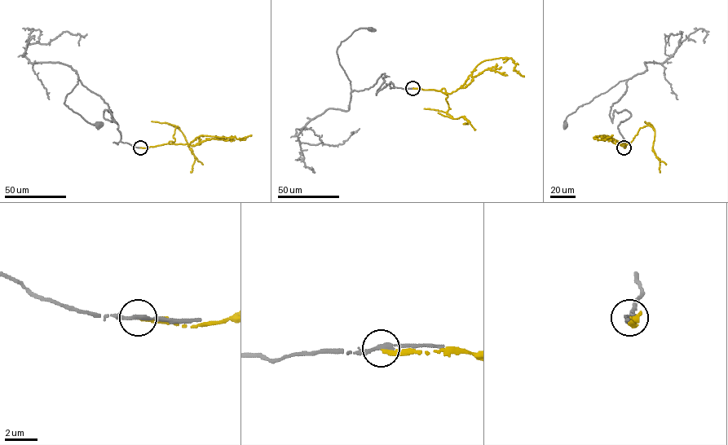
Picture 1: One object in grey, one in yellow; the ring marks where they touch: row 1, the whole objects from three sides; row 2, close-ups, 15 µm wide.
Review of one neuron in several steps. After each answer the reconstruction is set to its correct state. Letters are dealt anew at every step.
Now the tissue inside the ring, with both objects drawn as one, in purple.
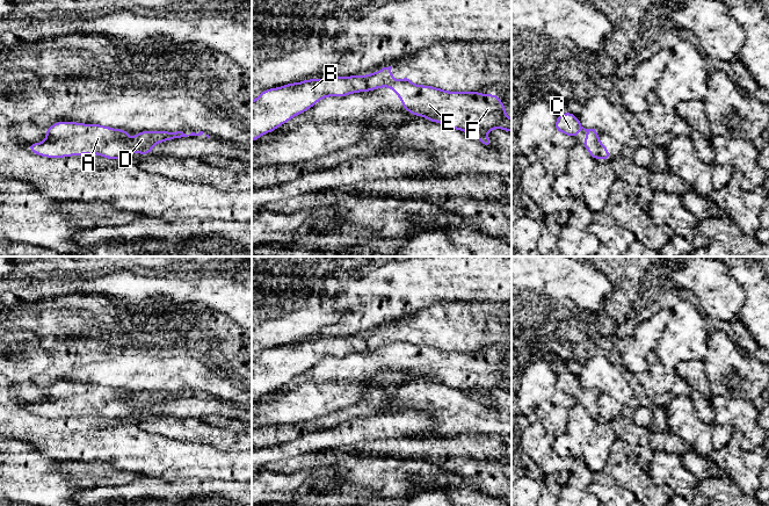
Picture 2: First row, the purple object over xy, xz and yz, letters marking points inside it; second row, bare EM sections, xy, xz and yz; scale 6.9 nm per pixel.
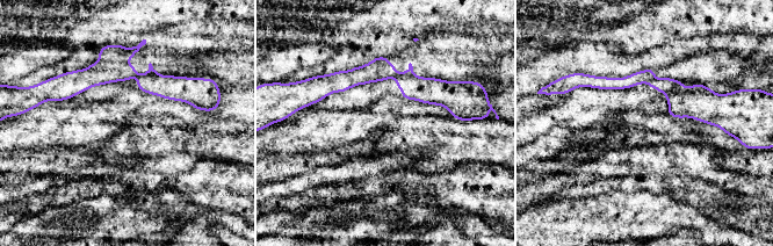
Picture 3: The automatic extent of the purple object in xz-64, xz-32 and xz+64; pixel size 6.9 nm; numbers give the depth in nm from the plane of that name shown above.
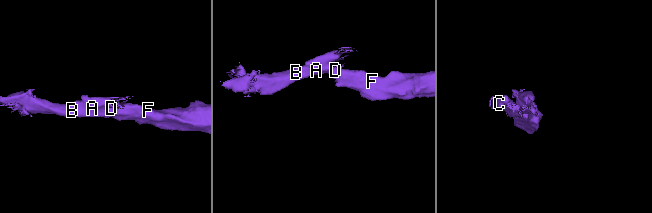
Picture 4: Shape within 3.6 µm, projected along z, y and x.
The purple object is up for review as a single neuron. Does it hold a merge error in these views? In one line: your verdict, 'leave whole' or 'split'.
split

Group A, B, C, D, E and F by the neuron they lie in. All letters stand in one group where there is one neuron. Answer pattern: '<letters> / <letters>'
A B C / D E F

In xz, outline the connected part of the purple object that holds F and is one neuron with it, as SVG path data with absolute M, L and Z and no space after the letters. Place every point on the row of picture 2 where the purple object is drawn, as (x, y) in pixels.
M394 82L390 87L398 95L402 109L413 116L427 117L428 122L436 122L450 129L467 132L480 139L486 147L493 144L486 133L494 129L512 132L512 118L506 115L506 107L496 94L484 95L481 92L449 92L434 86L415 85L412 82Z

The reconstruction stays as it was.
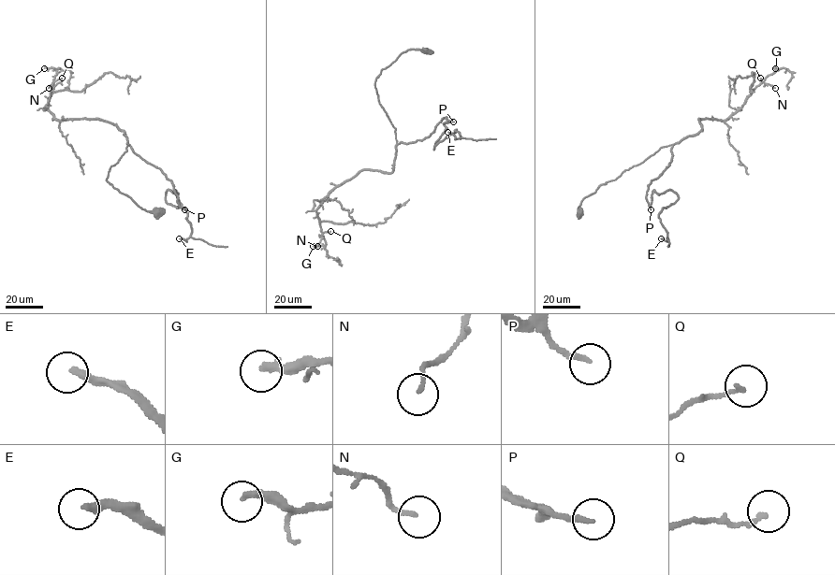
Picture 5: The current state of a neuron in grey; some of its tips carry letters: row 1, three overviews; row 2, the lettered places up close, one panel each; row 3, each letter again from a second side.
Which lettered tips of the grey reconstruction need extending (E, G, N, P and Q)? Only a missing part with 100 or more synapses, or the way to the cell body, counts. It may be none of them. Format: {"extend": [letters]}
{"extend": ["E"]}

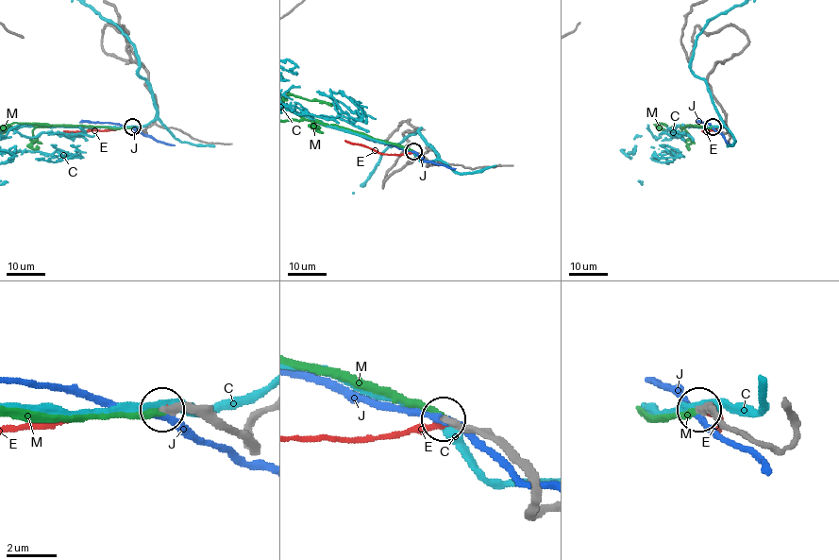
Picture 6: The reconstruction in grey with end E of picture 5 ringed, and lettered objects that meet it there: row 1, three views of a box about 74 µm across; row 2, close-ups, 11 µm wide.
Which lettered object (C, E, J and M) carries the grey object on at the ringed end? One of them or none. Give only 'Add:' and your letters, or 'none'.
Add: M

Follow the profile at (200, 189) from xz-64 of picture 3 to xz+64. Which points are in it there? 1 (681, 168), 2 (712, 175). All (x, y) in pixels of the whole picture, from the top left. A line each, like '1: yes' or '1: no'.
1: no
2: no

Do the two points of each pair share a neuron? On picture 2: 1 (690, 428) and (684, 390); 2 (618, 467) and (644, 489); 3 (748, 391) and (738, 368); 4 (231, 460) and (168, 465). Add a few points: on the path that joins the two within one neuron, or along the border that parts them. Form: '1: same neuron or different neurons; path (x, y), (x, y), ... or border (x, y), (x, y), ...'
1: different neurons; border (695, 396), (675, 396), (668, 404)
2: same neuron; path (624, 471), (638, 483)
3: same neuron; path (748, 385), (739, 374)
4: same neuron; path (216, 461), (183, 461)

